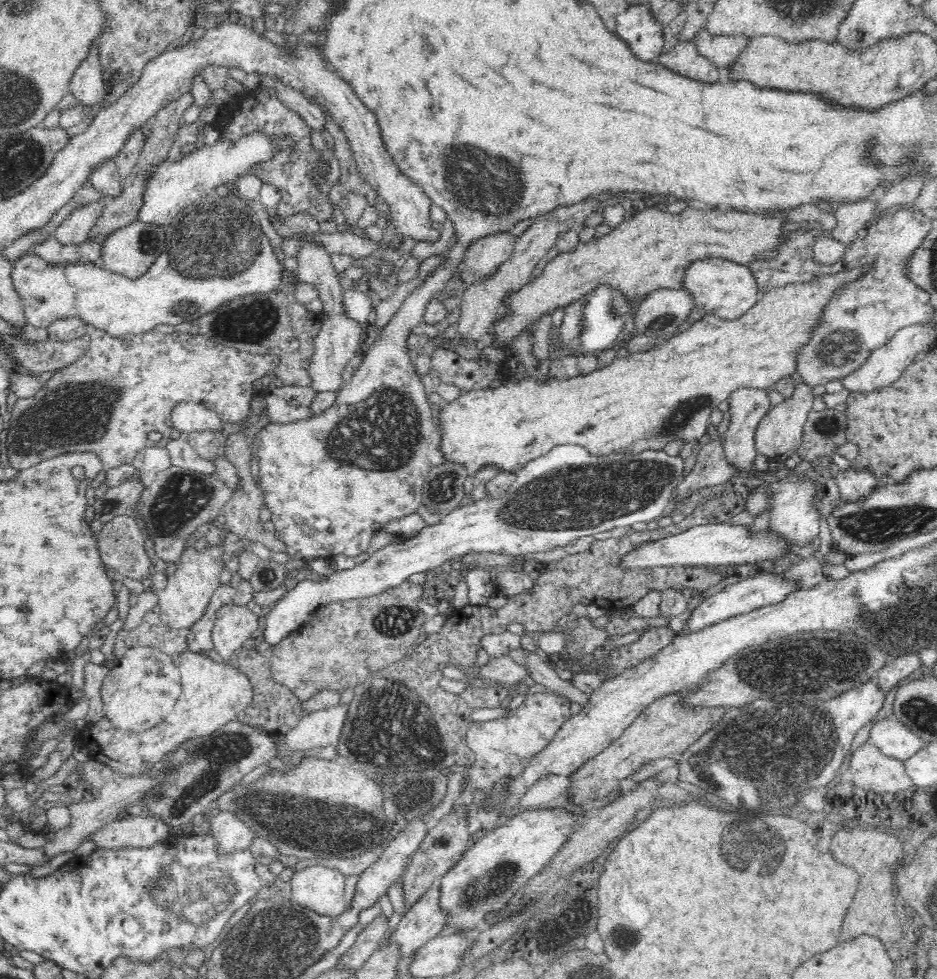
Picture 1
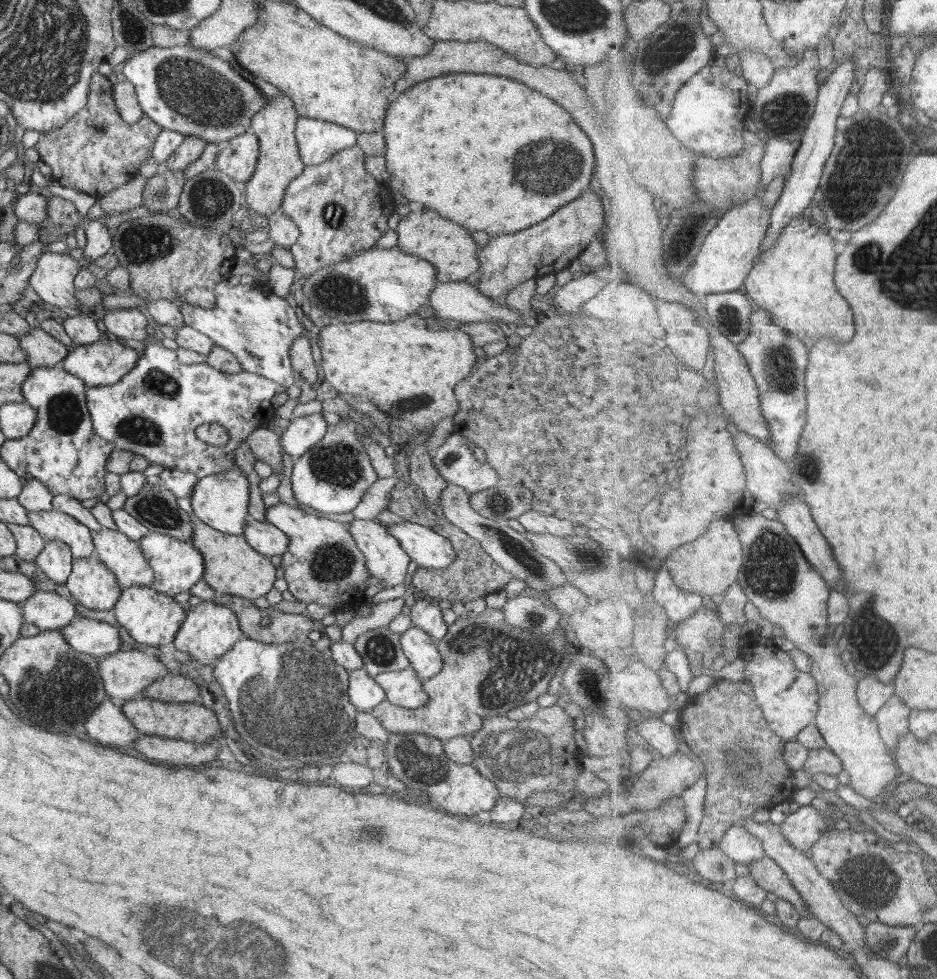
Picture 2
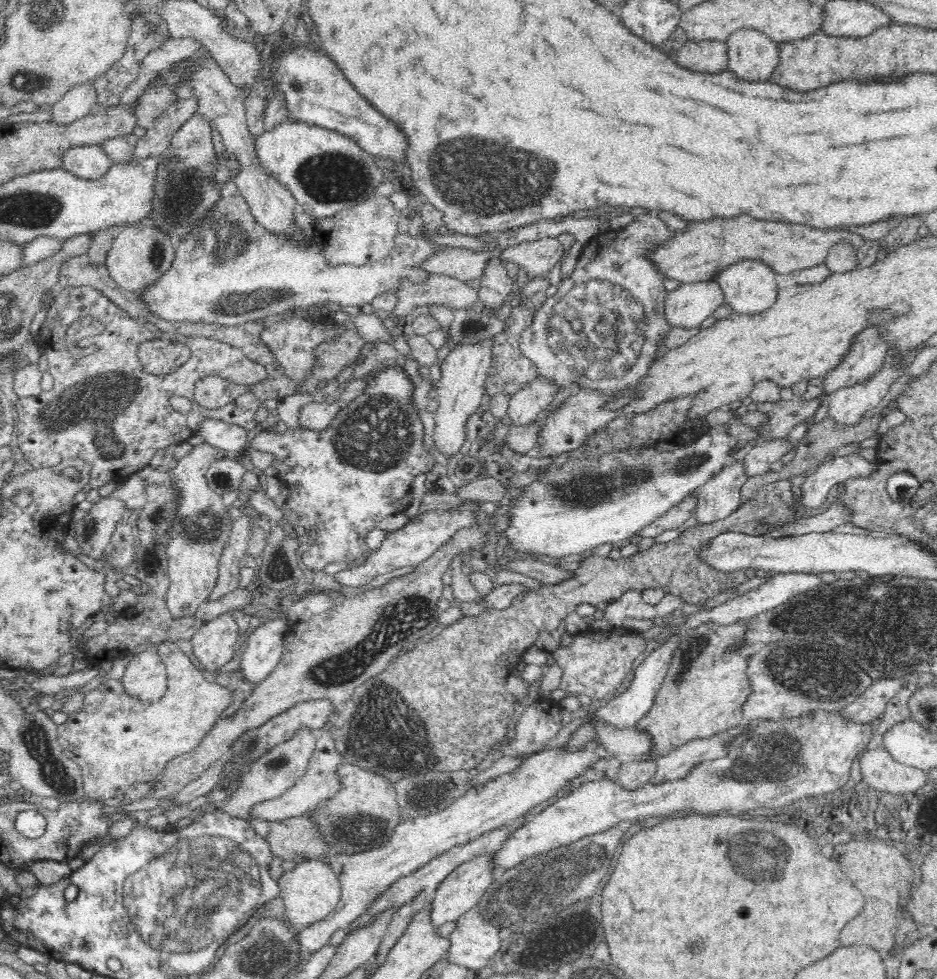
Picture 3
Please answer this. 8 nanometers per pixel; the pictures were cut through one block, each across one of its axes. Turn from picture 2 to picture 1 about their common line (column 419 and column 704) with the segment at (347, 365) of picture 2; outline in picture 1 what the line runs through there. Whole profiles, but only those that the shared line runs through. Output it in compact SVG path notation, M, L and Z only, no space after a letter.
M864 264L846 272L778 286L761 294L756 306L734 320L724 320L707 312L697 322L684 326L684 334L688 334L690 344L696 346L690 346L690 354L660 345L656 346L656 350L652 348L618 355L586 376L546 379L547 373L541 371L524 376L516 374L513 379L504 379L501 386L493 389L463 390L458 398L445 402L444 408L435 411L436 424L442 434L439 450L446 461L461 464L465 476L472 478L484 466L514 472L516 468L522 468L528 462L548 454L554 446L578 444L594 456L608 456L612 452L640 454L648 448L663 450L668 442L676 438L684 443L702 439L710 423L710 413L720 402L727 400L731 392L739 388L769 391L782 377L796 371L797 350L809 341L813 328L821 321L823 308L834 298L835 290L856 280L868 269L869 265Z

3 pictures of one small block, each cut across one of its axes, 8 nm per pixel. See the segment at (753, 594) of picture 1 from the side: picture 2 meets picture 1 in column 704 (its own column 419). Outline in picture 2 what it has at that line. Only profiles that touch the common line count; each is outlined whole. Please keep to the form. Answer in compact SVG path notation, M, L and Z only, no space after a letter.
M422 595L411 607L411 622L413 626L421 628L437 643L442 640L449 627L444 622L443 611L438 607L437 601Z

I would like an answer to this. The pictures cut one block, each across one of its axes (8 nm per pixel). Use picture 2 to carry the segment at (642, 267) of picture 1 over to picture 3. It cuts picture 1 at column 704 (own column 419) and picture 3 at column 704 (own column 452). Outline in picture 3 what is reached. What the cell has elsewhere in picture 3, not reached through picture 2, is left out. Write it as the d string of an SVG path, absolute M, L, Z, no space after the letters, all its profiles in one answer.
M734 216L733 218L712 218L698 222L692 220L682 233L674 233L670 240L648 250L650 261L658 267L664 278L680 280L683 283L714 281L720 270L743 261L756 259L764 261L778 274L790 274L794 271L818 266L825 262L828 250L835 242L848 239L856 249L866 240L852 232L826 230L803 224L784 224L784 222L766 222L752 216Z

